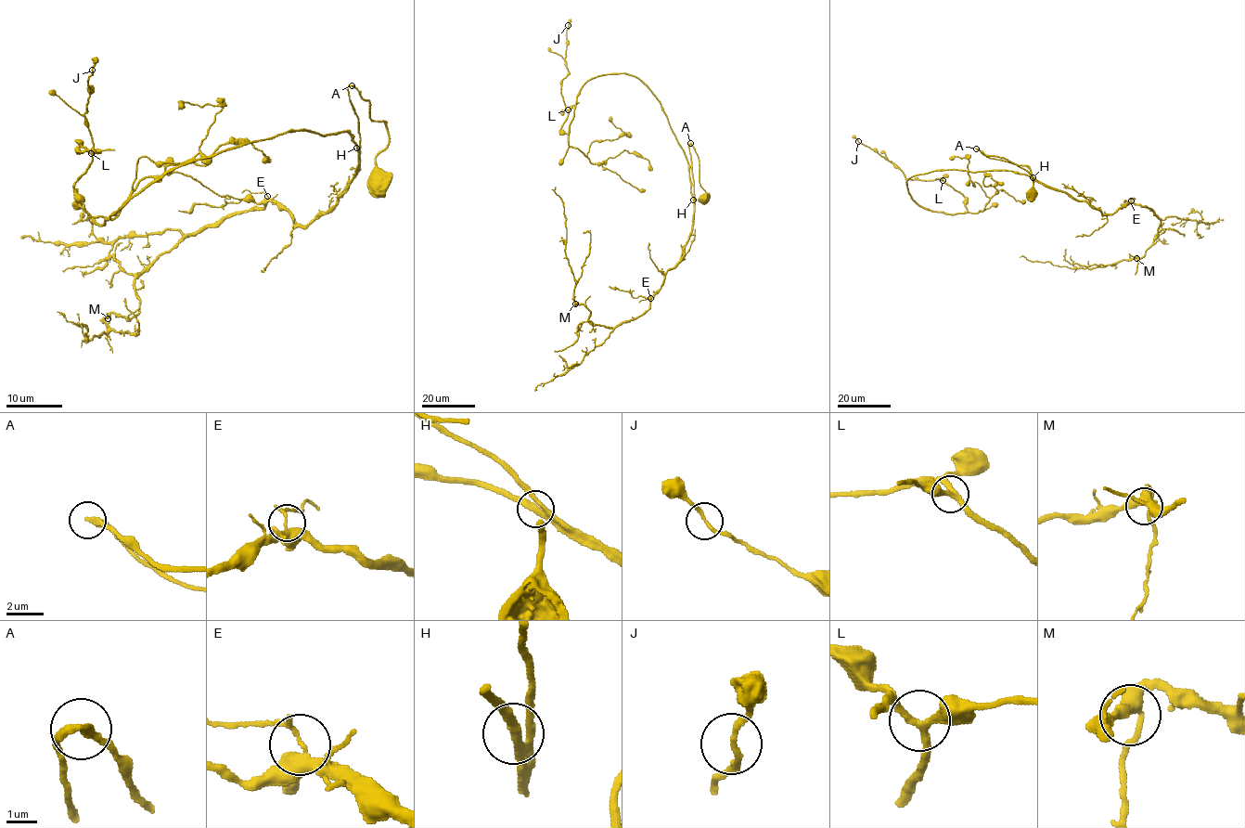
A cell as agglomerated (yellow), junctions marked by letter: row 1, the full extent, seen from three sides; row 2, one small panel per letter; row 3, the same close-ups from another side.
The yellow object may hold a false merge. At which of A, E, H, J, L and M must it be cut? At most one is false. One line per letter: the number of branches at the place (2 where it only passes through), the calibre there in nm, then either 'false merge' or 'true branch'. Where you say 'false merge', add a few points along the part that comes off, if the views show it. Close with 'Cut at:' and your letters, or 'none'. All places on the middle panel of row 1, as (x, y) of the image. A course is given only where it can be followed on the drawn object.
A: 2 | 280 nm | true branch
E: 3 | 240 nm | true branch
H: 3 | 280 nm | true branch
J: 2 | 160 nm | true branch
L: 3 | 240 nm | true branch
M: 3 | 360 nm | true branch
Cut at: none

